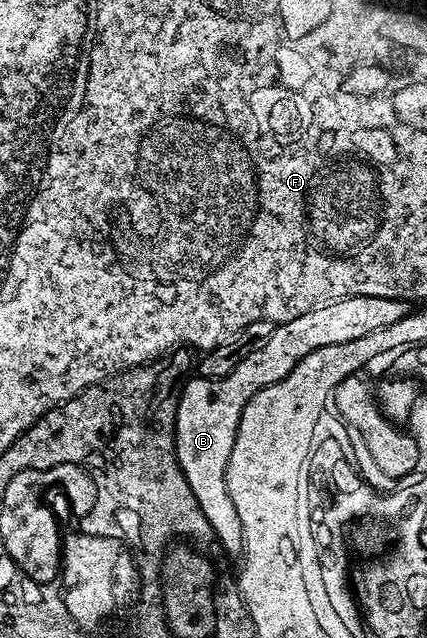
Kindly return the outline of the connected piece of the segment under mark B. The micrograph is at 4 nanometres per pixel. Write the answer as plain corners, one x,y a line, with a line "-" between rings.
346,296
342,300
332,300
308,314
300,314
300,318
277,325
272,338
268,338
260,350
248,354
248,358
244,358
244,362
240,362
240,366
228,375
209,382
190,378
181,385
173,430
178,447
178,466
186,475
186,486
192,490
195,504
204,510
204,518
208,518
208,526
223,552
241,553
246,537
244,528
240,526
240,514
236,514
236,508
232,506
226,485
228,458
236,442
244,406
248,406
257,392
280,382
299,362
308,358
308,354
320,350
320,346
336,346
340,342
352,342
352,338
364,338
364,334
372,334
392,326
392,322
400,322
400,318
410,315
411,311
407,301
396,298

